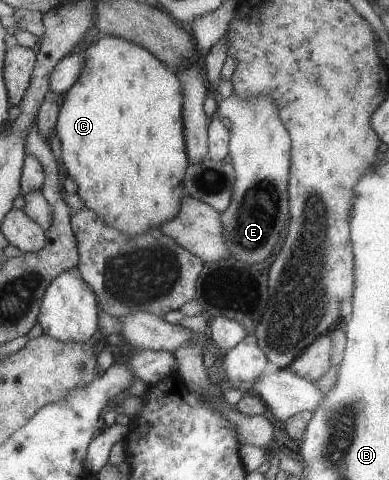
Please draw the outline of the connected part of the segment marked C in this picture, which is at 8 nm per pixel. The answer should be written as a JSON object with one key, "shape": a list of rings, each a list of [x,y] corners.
{"shape":[[[101,35],[84,51],[80,77],[61,101],[56,132],[62,145],[62,168],[78,185],[84,206],[130,237],[159,228],[180,211],[182,181],[189,165],[183,104],[182,85],[175,71],[142,45],[116,35]]]}

